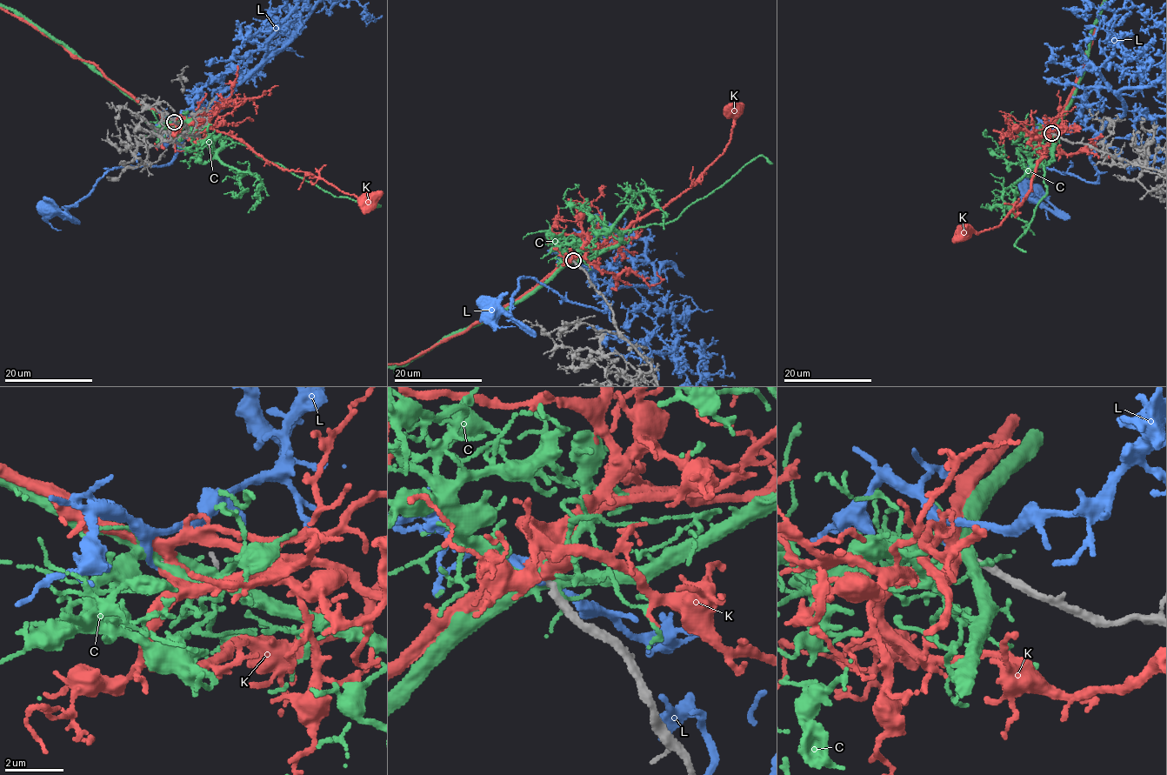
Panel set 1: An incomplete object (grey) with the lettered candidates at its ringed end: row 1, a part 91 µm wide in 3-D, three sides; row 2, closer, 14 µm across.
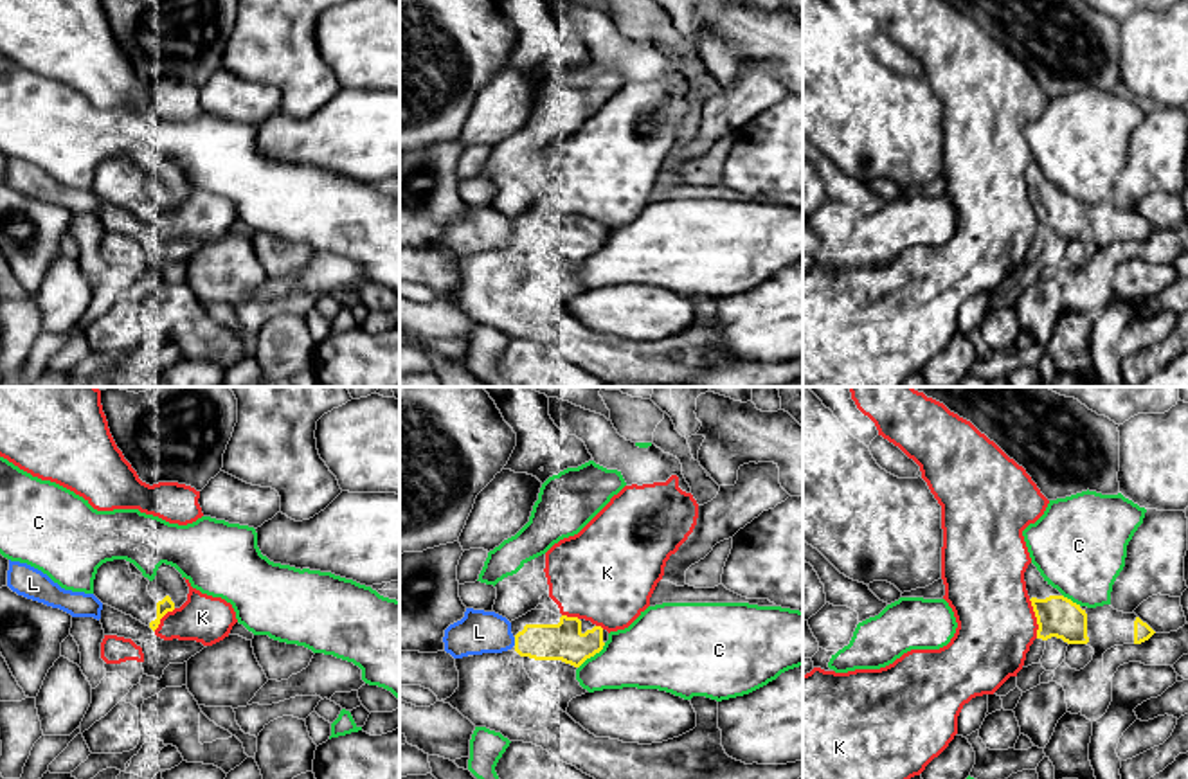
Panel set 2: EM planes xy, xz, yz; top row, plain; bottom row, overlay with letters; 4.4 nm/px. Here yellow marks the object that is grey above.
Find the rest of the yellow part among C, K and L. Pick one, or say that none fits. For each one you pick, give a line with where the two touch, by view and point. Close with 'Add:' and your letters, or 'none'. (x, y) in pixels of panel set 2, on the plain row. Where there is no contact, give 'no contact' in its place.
Add: none

